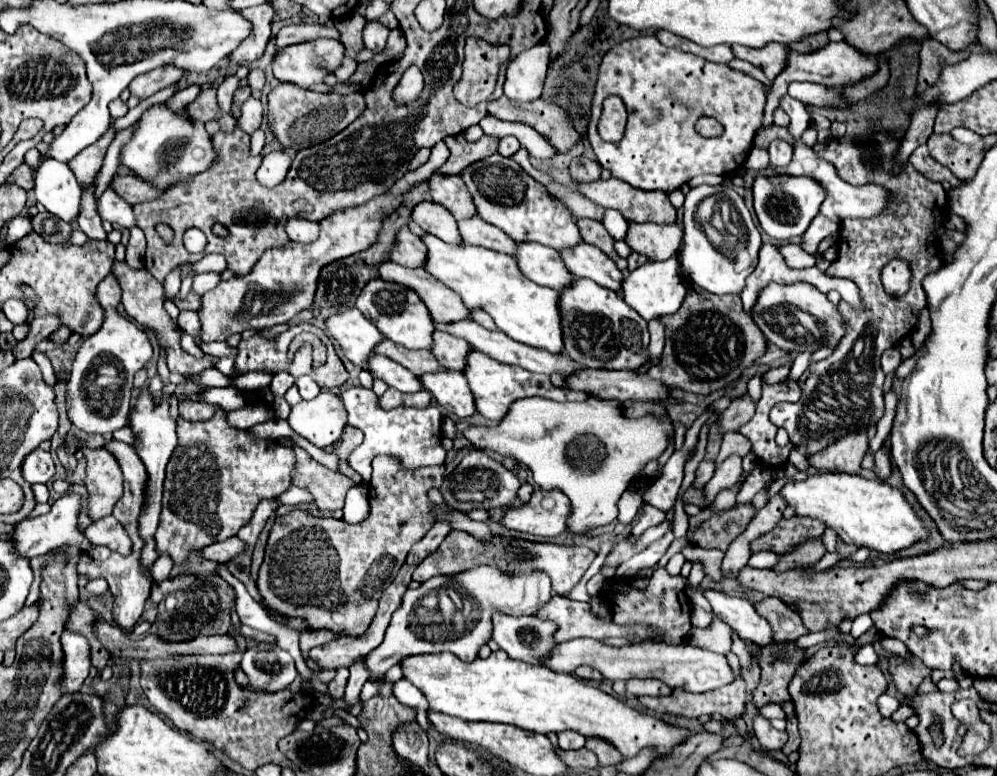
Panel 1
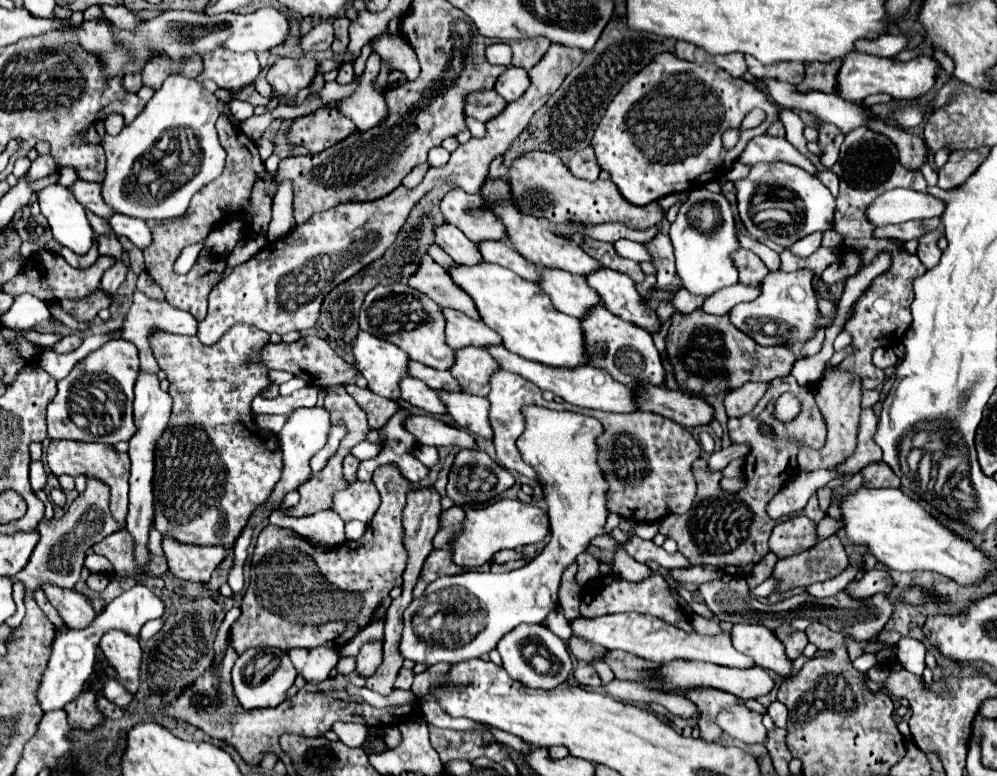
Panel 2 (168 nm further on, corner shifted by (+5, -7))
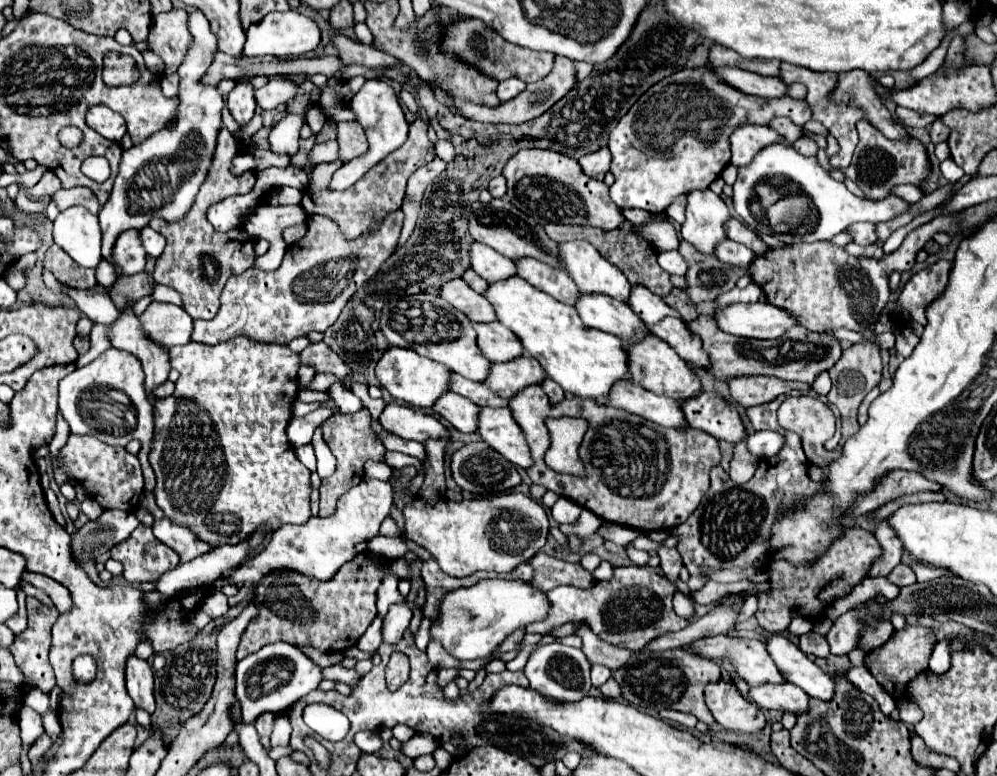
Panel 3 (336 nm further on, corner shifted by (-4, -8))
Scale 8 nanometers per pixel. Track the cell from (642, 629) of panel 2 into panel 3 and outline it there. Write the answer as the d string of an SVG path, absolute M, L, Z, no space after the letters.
M713 635L693 641L693 647L697 651L695 655L707 659L729 659L733 663L733 671L749 685L785 683L785 677L777 669L763 641Z

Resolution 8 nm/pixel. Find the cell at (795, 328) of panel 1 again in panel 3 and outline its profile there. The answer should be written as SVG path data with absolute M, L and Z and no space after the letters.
M735 303L715 307L713 319L717 327L729 335L751 339L777 339L797 321L769 303Z

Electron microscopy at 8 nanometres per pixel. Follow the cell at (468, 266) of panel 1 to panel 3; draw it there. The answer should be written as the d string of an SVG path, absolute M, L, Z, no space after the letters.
M511 277L509 281L489 285L485 297L495 307L499 323L513 329L517 337L521 337L525 351L535 357L549 377L565 391L585 399L599 399L607 397L617 381L631 379L629 359L623 343L609 333L587 327L577 315L575 307L559 303L551 295L533 289L533 285L521 277Z

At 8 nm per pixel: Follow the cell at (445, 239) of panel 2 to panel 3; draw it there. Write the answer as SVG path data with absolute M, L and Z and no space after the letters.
M481 243L471 245L471 267L487 283L505 281L517 275L517 267L513 261L509 261L495 249L489 249L487 245L481 245Z

